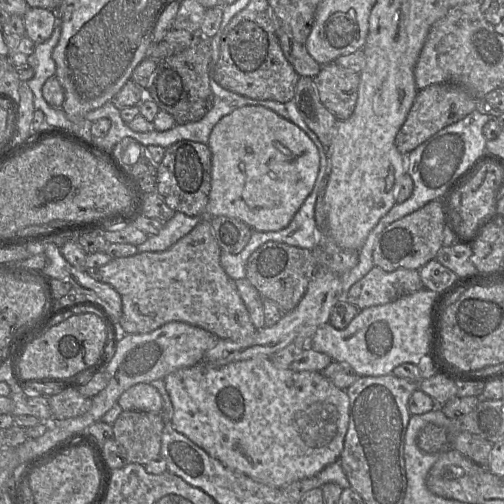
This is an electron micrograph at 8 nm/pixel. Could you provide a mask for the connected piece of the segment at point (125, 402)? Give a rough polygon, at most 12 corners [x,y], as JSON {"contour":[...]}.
{"contour":[[147,383],[131,386],[117,404],[128,411],[160,413],[163,400]]}

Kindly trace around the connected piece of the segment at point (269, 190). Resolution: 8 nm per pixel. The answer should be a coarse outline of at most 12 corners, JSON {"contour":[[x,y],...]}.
{"contour":[[260,105],[207,143],[204,216],[289,225],[312,192],[317,146]]}

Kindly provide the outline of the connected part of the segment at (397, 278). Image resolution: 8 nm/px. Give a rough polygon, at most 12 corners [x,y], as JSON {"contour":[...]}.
{"contour":[[374,266],[345,301],[363,310],[423,288],[418,270]]}

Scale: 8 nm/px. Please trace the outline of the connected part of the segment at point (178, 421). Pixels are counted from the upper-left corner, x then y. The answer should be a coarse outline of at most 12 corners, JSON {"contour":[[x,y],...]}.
{"contour":[[270,357],[163,380],[170,422],[282,489],[340,458],[349,396]]}

